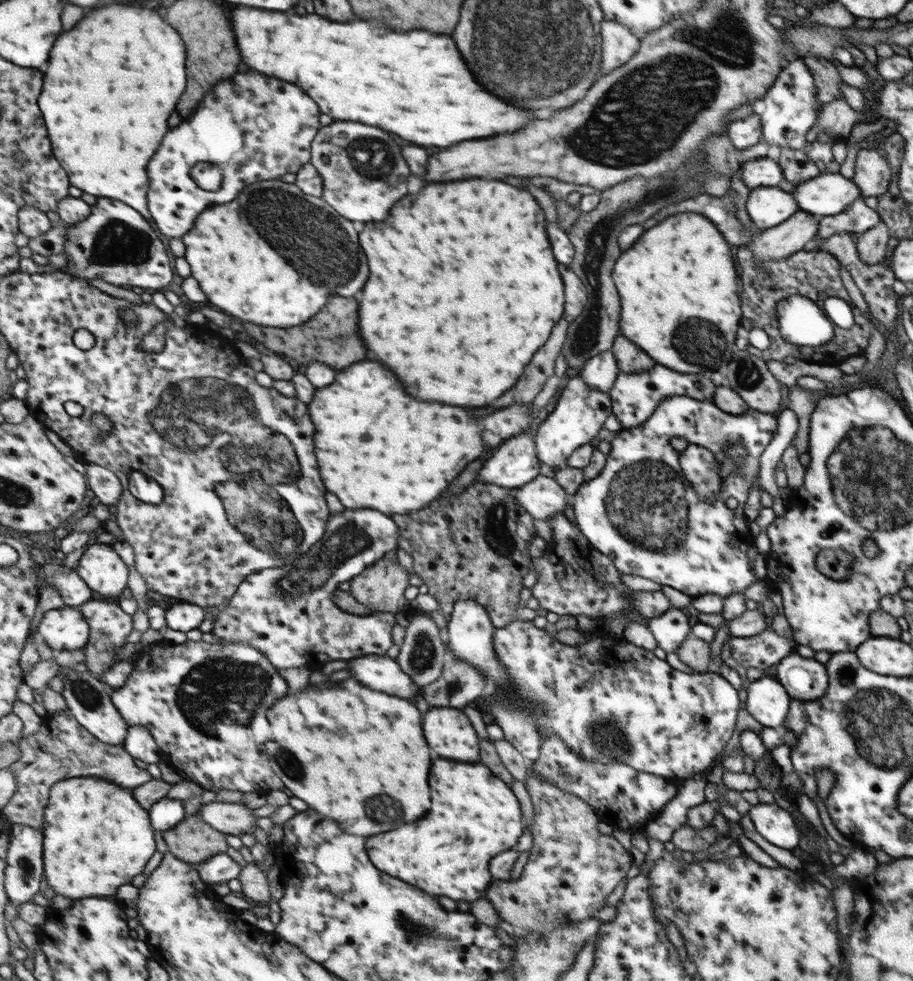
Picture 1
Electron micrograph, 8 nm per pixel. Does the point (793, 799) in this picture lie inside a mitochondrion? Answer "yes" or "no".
no

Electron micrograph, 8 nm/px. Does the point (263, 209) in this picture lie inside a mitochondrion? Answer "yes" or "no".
yes

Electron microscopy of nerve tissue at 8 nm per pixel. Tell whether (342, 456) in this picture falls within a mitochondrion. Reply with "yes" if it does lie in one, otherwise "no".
no

